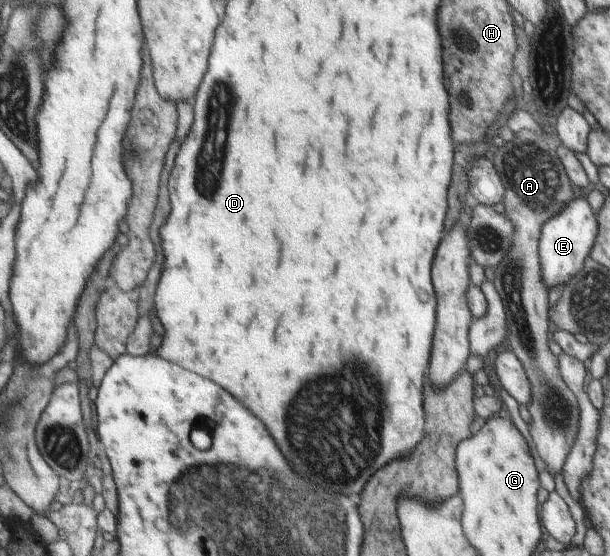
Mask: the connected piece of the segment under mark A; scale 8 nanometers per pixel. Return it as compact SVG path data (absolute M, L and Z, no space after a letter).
M526 129L514 131L511 141L505 141L495 149L493 167L504 187L500 203L513 231L505 255L495 264L492 282L506 317L505 346L515 352L530 382L530 402L526 405L531 417L528 431L544 470L554 476L562 471L566 455L575 441L579 414L576 397L561 379L558 359L547 348L550 336L547 330L547 290L540 272L538 239L543 222L574 198L572 183L556 156L555 147Z

